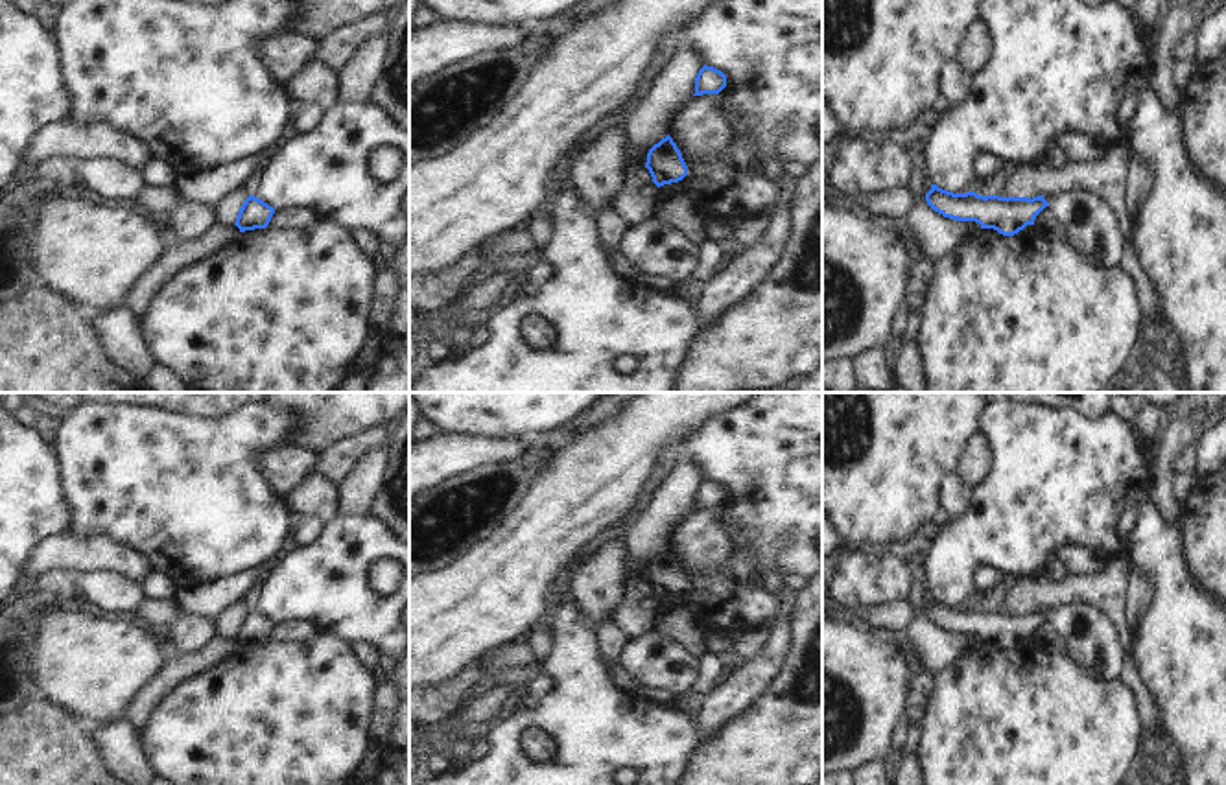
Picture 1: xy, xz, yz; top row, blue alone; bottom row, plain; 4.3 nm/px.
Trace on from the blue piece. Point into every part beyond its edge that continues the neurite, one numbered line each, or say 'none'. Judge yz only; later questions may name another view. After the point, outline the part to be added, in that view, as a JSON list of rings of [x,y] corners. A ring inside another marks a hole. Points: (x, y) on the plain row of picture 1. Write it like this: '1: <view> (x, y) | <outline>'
none

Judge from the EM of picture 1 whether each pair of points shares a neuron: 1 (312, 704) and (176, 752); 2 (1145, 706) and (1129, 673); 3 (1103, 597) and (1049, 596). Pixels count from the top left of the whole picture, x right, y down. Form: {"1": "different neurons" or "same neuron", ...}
{"1": "same neuron", "2": "same neuron", "3": "same neuron"}

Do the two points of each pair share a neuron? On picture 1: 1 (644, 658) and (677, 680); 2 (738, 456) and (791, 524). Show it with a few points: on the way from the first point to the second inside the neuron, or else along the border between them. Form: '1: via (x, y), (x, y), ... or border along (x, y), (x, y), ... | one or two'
1: via (651, 662), (670, 673) | one
2: via (754, 472), (786, 507) | one

